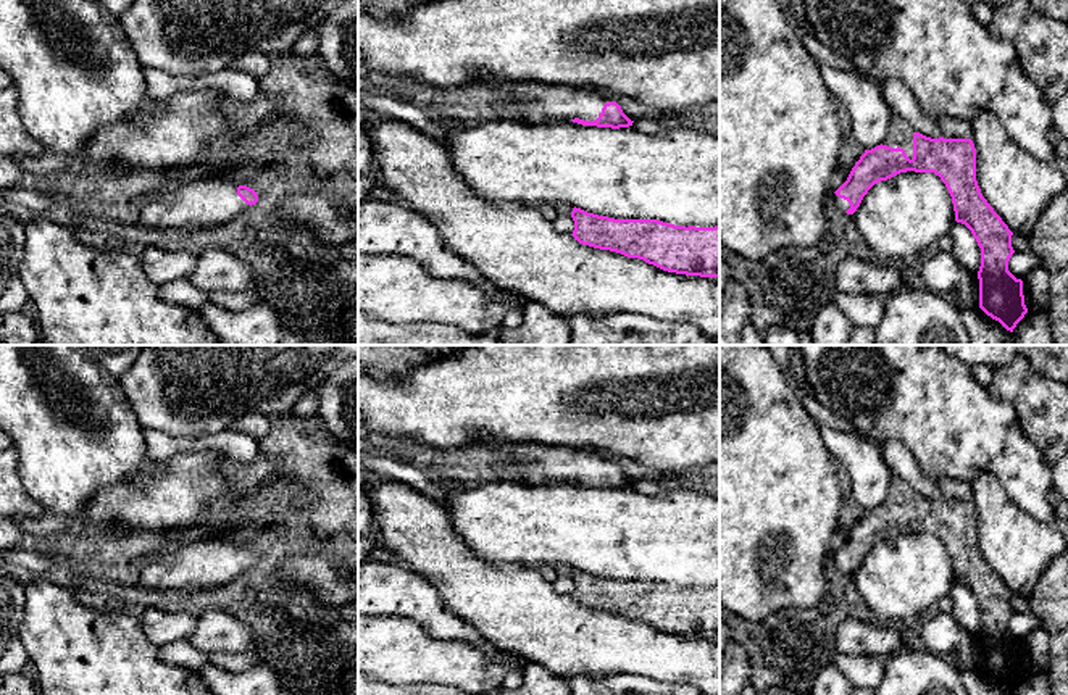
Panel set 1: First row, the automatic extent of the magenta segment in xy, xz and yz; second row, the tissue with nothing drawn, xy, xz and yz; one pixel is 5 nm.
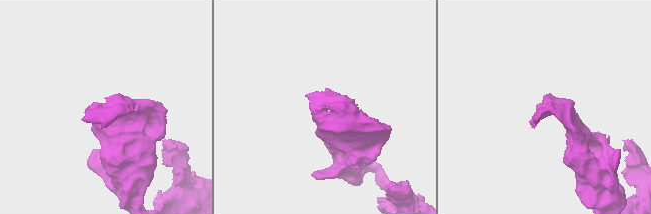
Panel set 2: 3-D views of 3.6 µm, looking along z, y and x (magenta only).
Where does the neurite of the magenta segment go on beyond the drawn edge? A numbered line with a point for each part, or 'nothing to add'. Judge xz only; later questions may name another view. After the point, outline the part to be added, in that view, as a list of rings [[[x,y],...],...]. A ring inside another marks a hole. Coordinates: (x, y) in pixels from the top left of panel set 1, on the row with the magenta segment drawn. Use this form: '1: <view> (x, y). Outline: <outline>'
1: xz (539, 104). Outline: [[[534,81],[503,82],[510,102],[523,111],[523,121],[542,124],[571,121],[574,118],[595,121],[605,103],[613,98],[597,90],[540,84]]]

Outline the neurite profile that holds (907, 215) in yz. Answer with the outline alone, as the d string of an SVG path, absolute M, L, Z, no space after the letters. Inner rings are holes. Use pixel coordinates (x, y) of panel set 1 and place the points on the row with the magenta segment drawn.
M900 173L874 184L853 213L855 226L881 260L924 256L955 224L952 197L934 173Z

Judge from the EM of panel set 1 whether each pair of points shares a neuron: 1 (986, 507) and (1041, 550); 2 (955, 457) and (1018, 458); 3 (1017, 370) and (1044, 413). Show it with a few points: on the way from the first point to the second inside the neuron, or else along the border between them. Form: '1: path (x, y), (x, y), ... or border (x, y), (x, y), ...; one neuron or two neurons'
1: path (999, 520), (1028, 545); one neuron
2: border (1013, 426), (1009, 431), (1004, 449), (986, 470); two neurons
3: path (1018, 381), (1039, 402); one neuron

